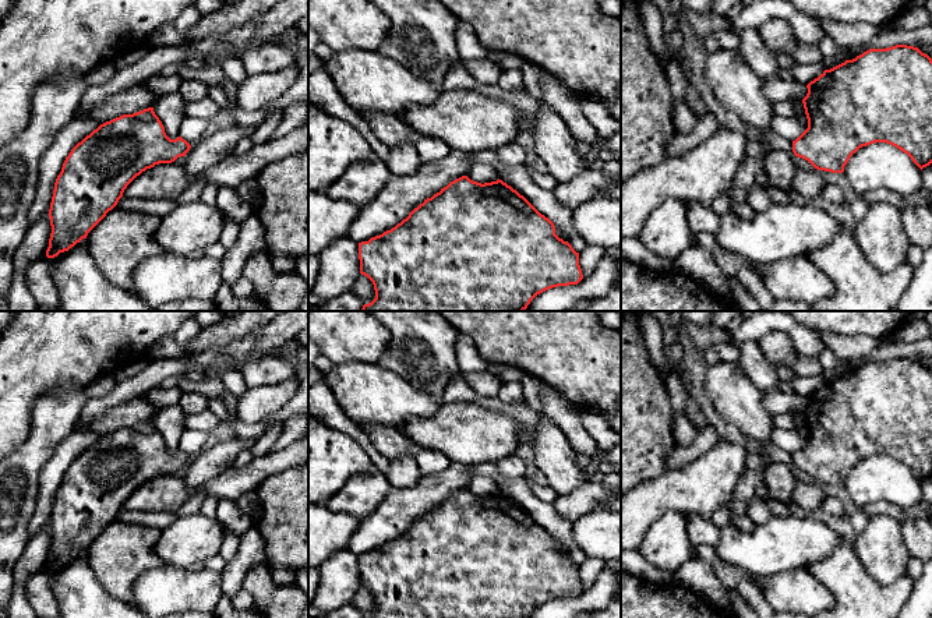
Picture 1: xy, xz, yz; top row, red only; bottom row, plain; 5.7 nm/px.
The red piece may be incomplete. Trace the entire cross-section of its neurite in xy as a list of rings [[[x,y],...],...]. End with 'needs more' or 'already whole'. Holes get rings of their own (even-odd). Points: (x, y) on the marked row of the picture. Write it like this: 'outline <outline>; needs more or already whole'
outline [[[153,107],[100,124],[71,149],[56,179],[49,209],[52,233],[46,257],[54,258],[87,239],[88,233],[117,205],[137,176],[155,165],[172,163],[186,156],[190,148],[191,145],[181,137],[170,140],[166,135]]]; already whole

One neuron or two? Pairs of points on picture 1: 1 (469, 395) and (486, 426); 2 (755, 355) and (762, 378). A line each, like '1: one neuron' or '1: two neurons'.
1: two neurons
2: one neuron

